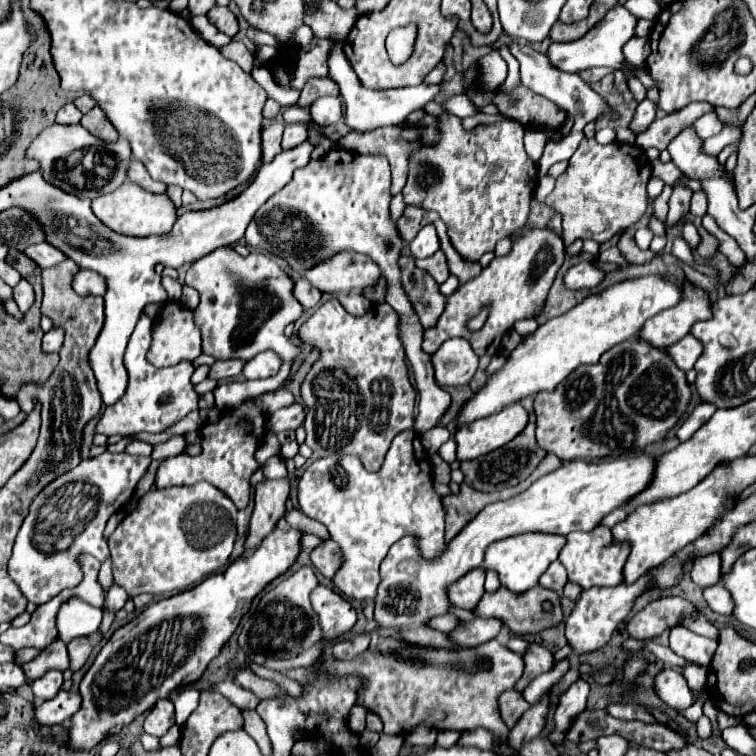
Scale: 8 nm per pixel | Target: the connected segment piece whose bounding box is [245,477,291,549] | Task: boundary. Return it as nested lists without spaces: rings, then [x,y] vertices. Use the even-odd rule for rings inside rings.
[[[265,479],[255,487],[255,509],[251,517],[247,549],[255,549],[285,515],[285,503],[289,499],[291,479]]]

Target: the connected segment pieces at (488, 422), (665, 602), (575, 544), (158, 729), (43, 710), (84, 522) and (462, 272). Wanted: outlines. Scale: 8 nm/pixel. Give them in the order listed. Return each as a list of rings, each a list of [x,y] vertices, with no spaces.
[[[516,402],[513,407],[505,407],[499,413],[477,419],[455,433],[457,459],[471,461],[497,447],[507,445],[515,439],[529,421],[527,409]]]
[[[661,597],[635,613],[625,629],[635,639],[653,639],[665,629],[679,623],[679,615],[689,609],[689,601],[681,597]]]
[[[595,527],[591,533],[569,533],[567,543],[559,553],[559,561],[565,565],[569,573],[569,581],[581,585],[583,589],[591,587],[609,587],[621,583],[623,565],[627,561],[629,547],[623,545],[611,545],[611,533],[609,527]]]
[[[159,699],[145,717],[145,733],[163,737],[167,729],[171,729],[173,725],[175,725],[175,707],[171,705],[169,699]]]
[[[77,689],[59,691],[57,697],[35,705],[33,719],[41,725],[61,725],[81,707],[81,695]]]
[[[105,451],[93,459],[81,461],[75,469],[63,473],[63,477],[57,477],[35,495],[9,561],[9,577],[17,583],[27,601],[41,605],[59,591],[79,585],[83,579],[83,571],[77,563],[79,553],[89,553],[101,563],[109,557],[108,543],[103,539],[105,523],[129,503],[149,465],[151,457]]]
[[[437,219],[433,225],[437,227],[437,235],[439,235],[439,241],[441,241],[441,249],[443,249],[443,253],[447,255],[449,271],[451,271],[461,283],[471,281],[473,277],[477,277],[477,273],[481,273],[481,265],[479,265],[479,263],[473,263],[473,265],[471,265],[471,263],[465,263],[465,261],[461,259],[461,255],[453,249],[453,245],[451,245],[447,233],[445,233],[445,225],[443,225],[441,219]]]

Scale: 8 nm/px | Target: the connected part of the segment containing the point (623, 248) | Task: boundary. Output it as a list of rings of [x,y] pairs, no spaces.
[[[627,229],[625,233],[621,233],[619,237],[619,243],[617,243],[621,255],[627,259],[629,265],[643,265],[647,261],[653,261],[655,253],[653,251],[641,251],[637,245],[635,245],[635,239],[633,239],[633,231]]]

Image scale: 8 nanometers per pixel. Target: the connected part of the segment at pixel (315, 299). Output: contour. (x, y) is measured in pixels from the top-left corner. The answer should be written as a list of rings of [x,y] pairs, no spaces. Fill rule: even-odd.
[[[301,277],[301,279],[295,281],[293,295],[295,295],[295,299],[297,299],[305,309],[311,309],[311,307],[315,307],[315,305],[321,301],[319,289],[315,289],[305,277]]]

